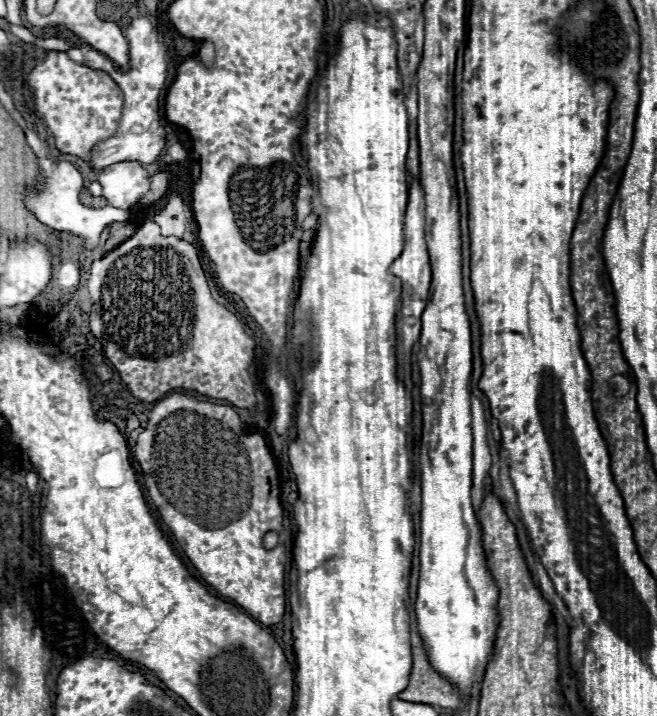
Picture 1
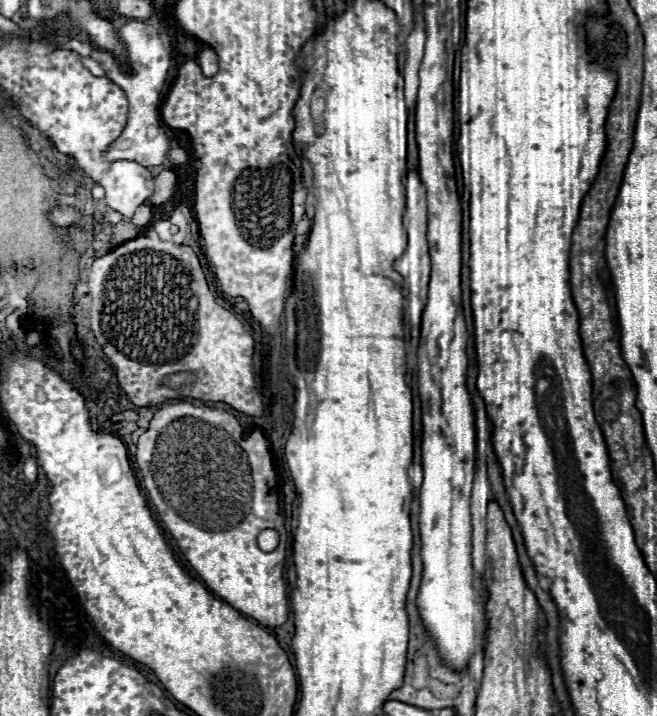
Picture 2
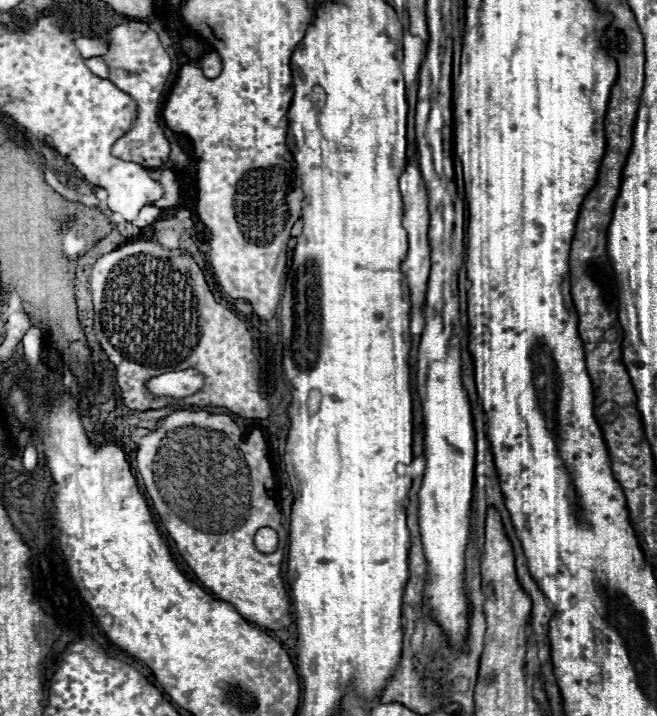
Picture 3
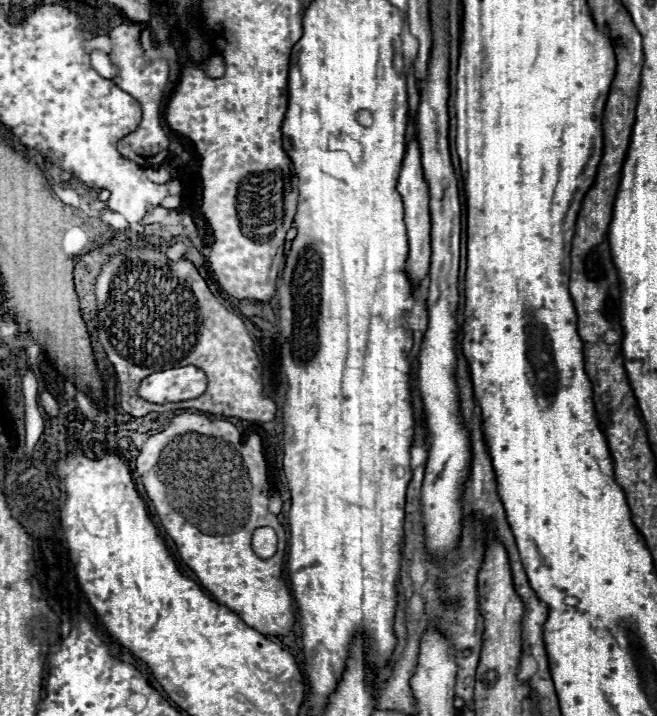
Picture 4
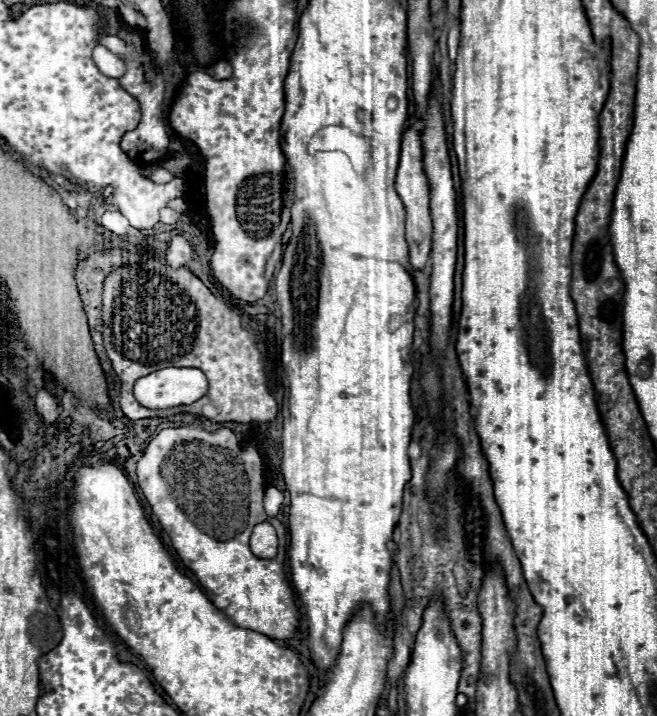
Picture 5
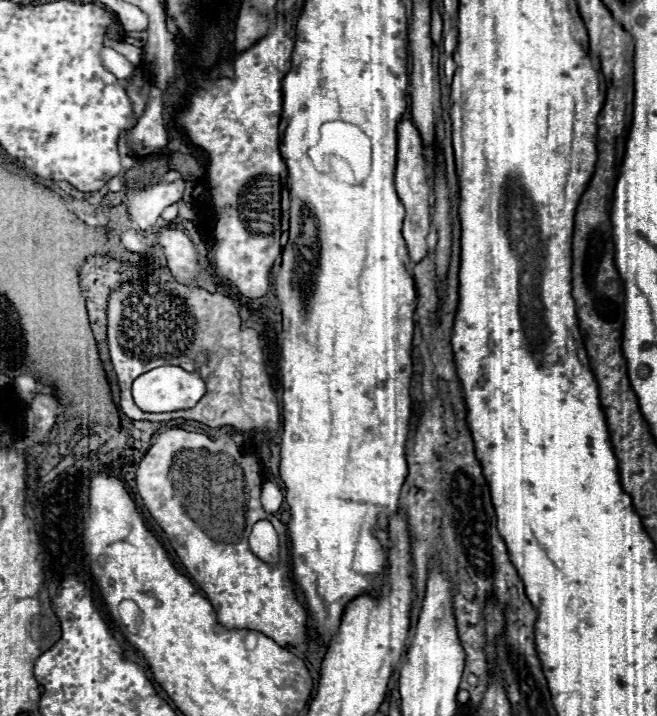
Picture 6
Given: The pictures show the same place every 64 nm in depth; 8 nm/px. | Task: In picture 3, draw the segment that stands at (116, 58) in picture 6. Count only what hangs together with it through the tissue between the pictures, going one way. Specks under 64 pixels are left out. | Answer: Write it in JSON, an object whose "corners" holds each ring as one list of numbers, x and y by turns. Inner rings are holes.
{"corners":[[94,56,94,58,88,58,86,60,86,66,100,78,108,78,108,66,102,62,100,56]]}

